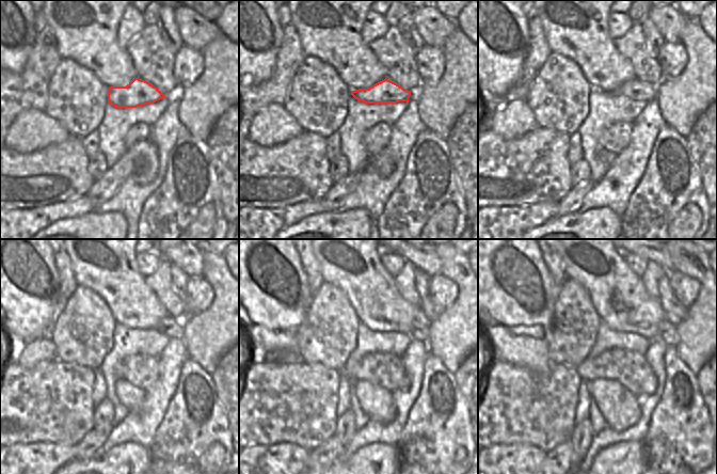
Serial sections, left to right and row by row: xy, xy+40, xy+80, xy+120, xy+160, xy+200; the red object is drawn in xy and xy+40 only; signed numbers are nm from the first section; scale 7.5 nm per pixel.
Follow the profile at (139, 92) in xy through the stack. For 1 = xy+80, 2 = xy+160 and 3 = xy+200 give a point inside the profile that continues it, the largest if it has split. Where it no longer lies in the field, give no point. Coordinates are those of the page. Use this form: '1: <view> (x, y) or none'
1: xy+80 (635, 90)
2: xy+160 (419, 331)
3: xy+200 (668, 334)

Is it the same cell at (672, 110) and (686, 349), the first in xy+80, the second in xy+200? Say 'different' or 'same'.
same

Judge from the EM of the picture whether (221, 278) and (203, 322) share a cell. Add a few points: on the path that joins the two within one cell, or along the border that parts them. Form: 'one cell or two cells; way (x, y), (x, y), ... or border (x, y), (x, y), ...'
one cell; way (221, 288), (221, 304), (213, 312)

